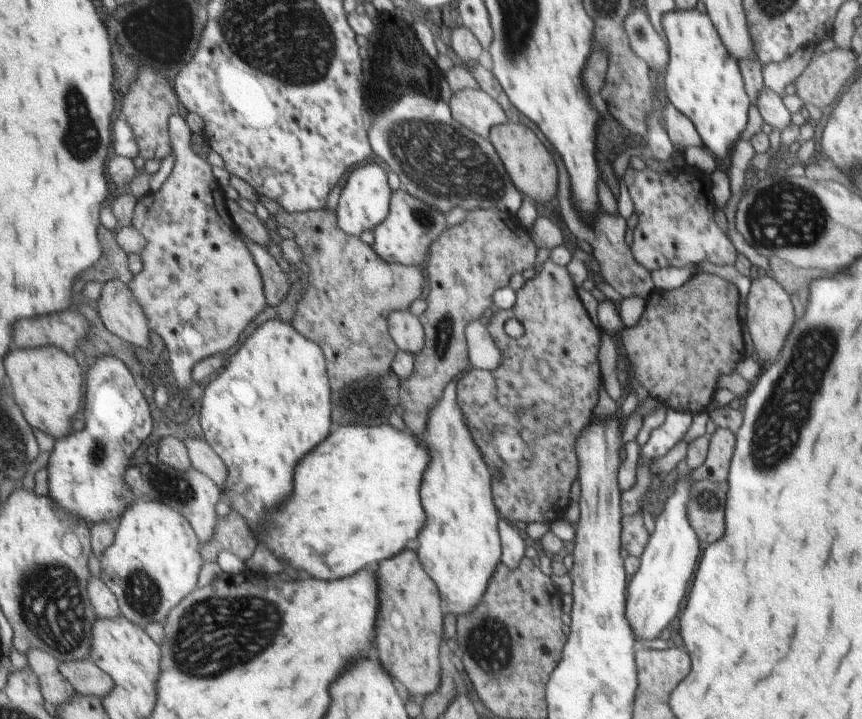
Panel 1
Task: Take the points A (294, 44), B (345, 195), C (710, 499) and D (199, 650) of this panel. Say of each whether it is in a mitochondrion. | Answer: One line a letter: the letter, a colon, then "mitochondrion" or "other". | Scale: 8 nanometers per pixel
A: mitochondrion
B: other
C: mitochondrion
D: mitochondrion

